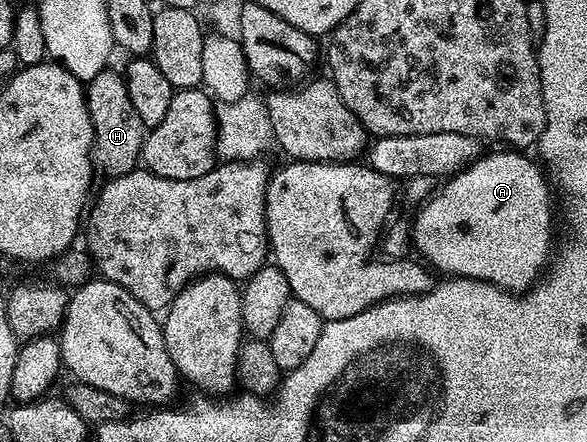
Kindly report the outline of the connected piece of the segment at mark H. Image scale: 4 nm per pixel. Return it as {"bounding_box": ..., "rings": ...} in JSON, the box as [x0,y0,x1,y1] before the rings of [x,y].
{"bounding_box":[85,69,147,179],"rings":[[[106,69],[99,72],[94,79],[88,80],[85,87],[85,100],[93,126],[94,168],[105,177],[114,179],[138,170],[141,150],[145,144],[147,128],[135,111],[131,97],[128,96],[124,74],[120,70]]]}

